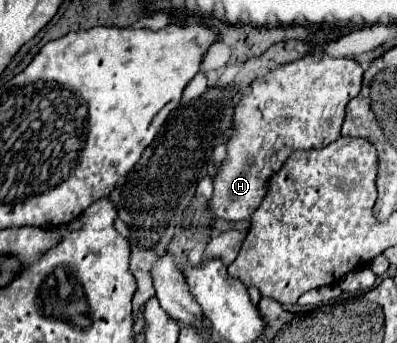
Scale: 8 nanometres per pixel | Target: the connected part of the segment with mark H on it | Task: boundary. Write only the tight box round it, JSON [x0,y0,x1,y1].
[209,55,363,221]

